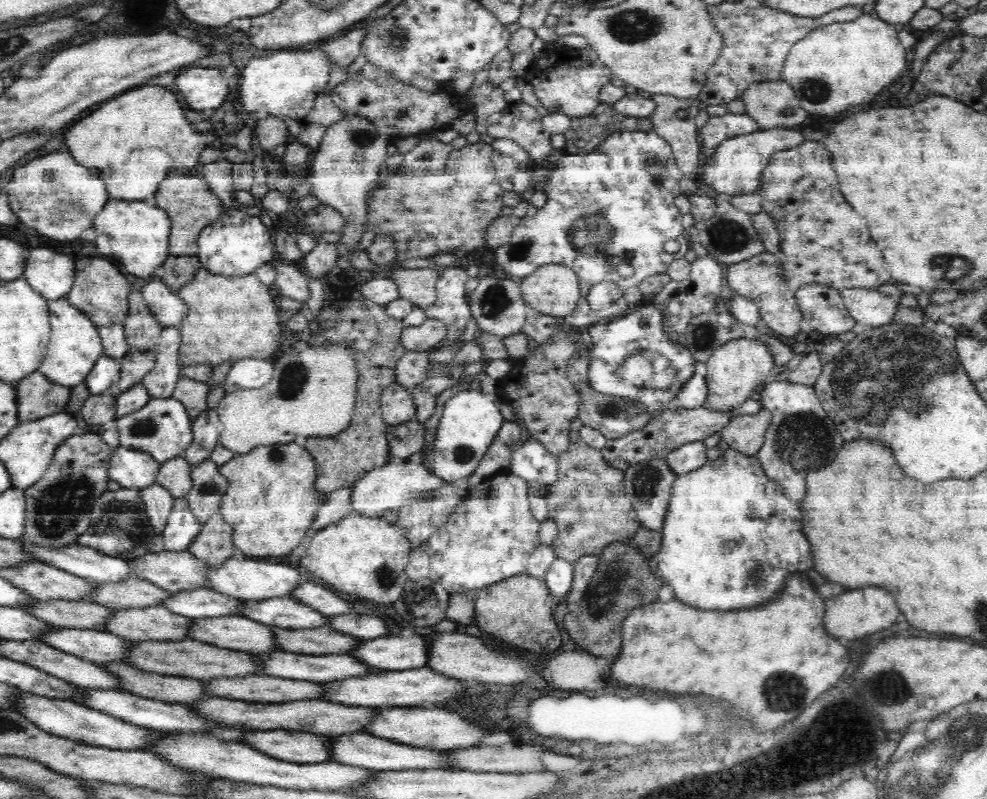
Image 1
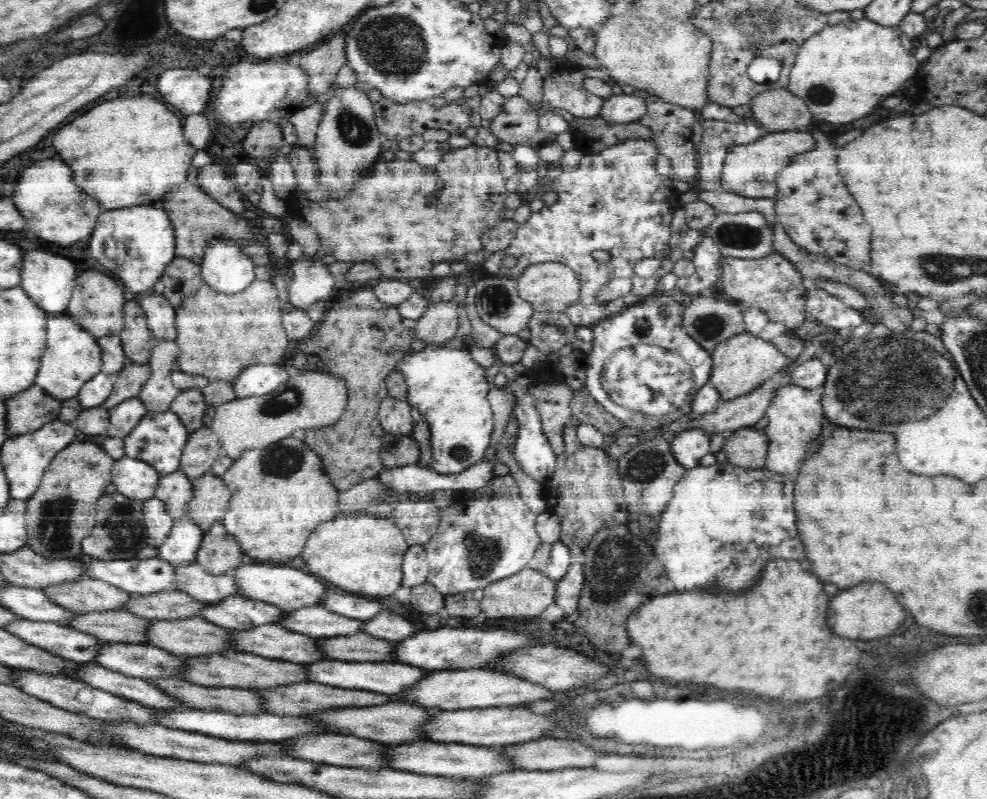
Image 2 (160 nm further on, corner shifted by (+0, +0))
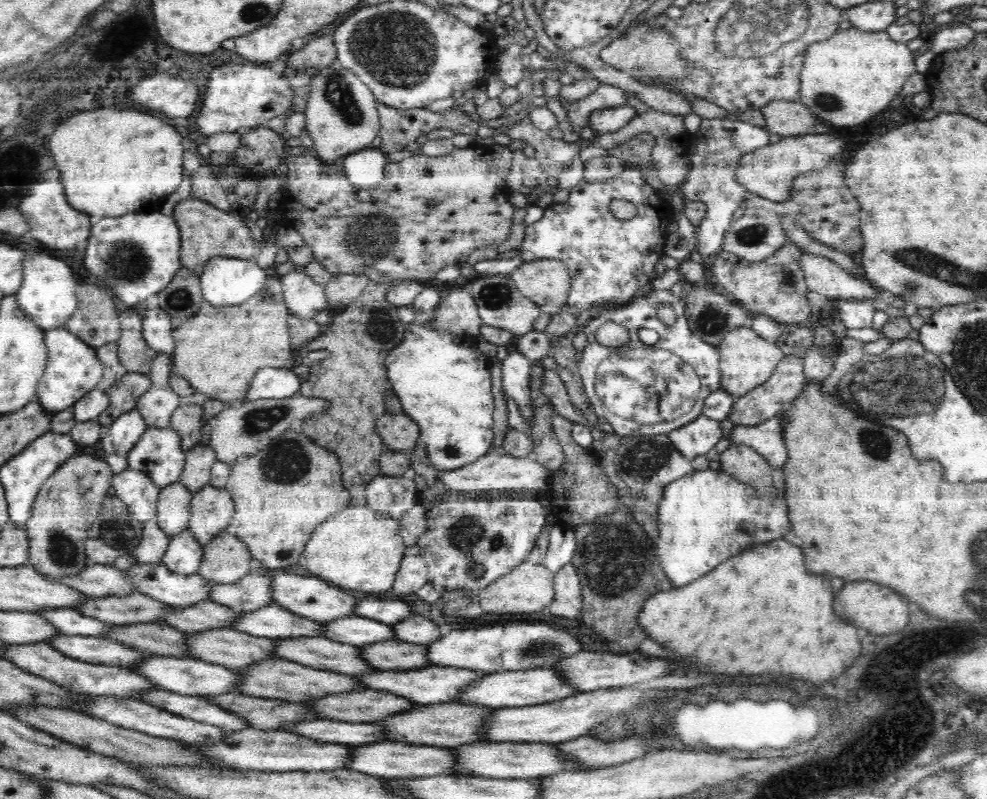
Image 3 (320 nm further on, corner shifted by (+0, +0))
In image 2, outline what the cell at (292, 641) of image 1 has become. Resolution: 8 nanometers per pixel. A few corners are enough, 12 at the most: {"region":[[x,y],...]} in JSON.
{"region":[[366,634],[316,639],[330,658],[386,662],[394,644]]}

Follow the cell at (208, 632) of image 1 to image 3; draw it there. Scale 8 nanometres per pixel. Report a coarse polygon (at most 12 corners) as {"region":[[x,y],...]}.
{"region":[[326,637],[273,638],[273,654],[310,668],[374,672],[356,648]]}

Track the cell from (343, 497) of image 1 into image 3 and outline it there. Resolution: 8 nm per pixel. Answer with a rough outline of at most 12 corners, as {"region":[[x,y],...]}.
{"region":[[380,474],[366,505],[398,521],[417,506],[410,475]]}

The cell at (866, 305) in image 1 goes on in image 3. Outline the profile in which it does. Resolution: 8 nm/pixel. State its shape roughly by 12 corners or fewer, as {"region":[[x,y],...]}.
{"region":[[799,249],[810,291],[872,300],[878,287],[824,256]]}

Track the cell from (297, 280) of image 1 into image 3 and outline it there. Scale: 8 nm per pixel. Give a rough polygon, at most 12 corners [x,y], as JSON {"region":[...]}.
{"region":[[200,197],[175,206],[181,264],[259,253],[245,218]]}

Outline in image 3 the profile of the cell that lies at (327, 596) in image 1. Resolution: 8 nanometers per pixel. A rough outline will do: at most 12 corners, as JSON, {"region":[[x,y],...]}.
{"region":[[359,600],[353,610],[388,626],[413,613],[400,600]]}

